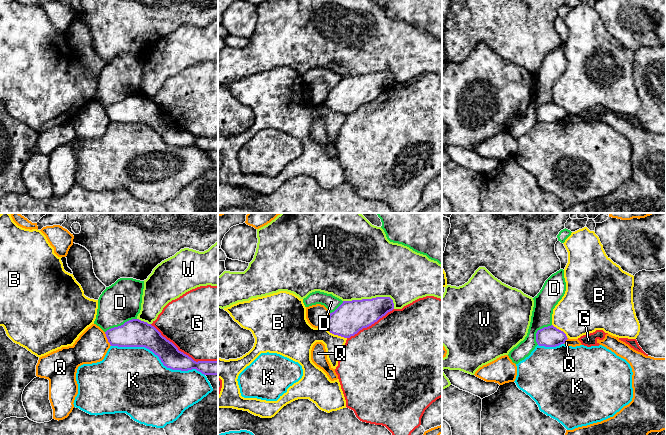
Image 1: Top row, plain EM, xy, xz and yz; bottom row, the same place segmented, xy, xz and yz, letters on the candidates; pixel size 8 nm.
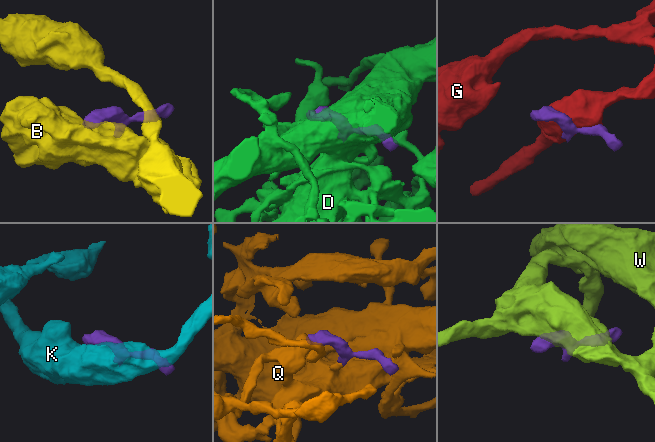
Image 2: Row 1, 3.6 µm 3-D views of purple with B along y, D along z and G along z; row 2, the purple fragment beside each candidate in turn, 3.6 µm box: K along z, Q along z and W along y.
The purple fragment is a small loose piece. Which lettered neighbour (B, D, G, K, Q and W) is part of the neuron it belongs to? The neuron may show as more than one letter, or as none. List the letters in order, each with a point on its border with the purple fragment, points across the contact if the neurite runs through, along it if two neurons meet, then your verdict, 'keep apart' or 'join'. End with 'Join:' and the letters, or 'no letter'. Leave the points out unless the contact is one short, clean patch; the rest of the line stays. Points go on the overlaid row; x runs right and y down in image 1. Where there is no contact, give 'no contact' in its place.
B: contact xz (335, 334); border xz (324, 326), (330, 332), (346, 338); keep apart
D: contact xy (121, 325); keep apart
G: contact xy (183, 353); keep apart
K: contact xy (159, 358); keep apart
Q: contact xy (107, 338); join
W: contact xz (372, 298); keep apart
Join: Q

